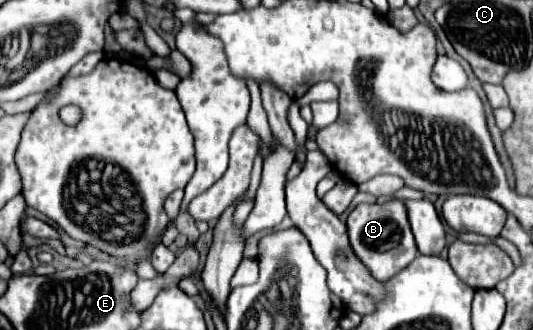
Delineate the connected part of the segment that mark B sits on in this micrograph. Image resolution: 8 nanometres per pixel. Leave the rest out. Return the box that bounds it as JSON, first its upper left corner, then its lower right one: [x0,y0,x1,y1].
[346,200,418,282]

